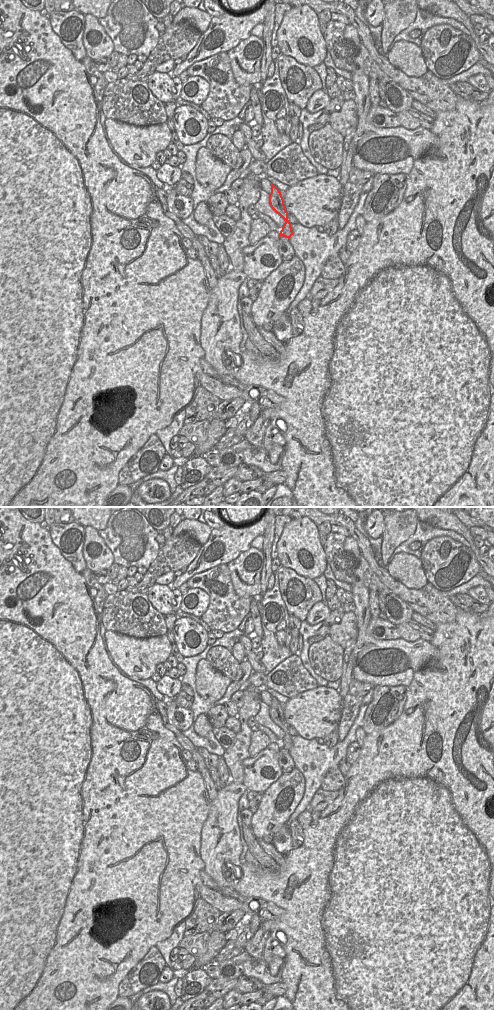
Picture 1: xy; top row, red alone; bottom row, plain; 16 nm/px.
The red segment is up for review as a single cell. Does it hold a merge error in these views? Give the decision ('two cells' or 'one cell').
one cell

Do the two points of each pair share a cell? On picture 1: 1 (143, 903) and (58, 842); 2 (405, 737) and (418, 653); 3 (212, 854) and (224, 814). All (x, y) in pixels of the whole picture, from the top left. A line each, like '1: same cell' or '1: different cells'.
1: same cell
2: different cells
3: same cell

